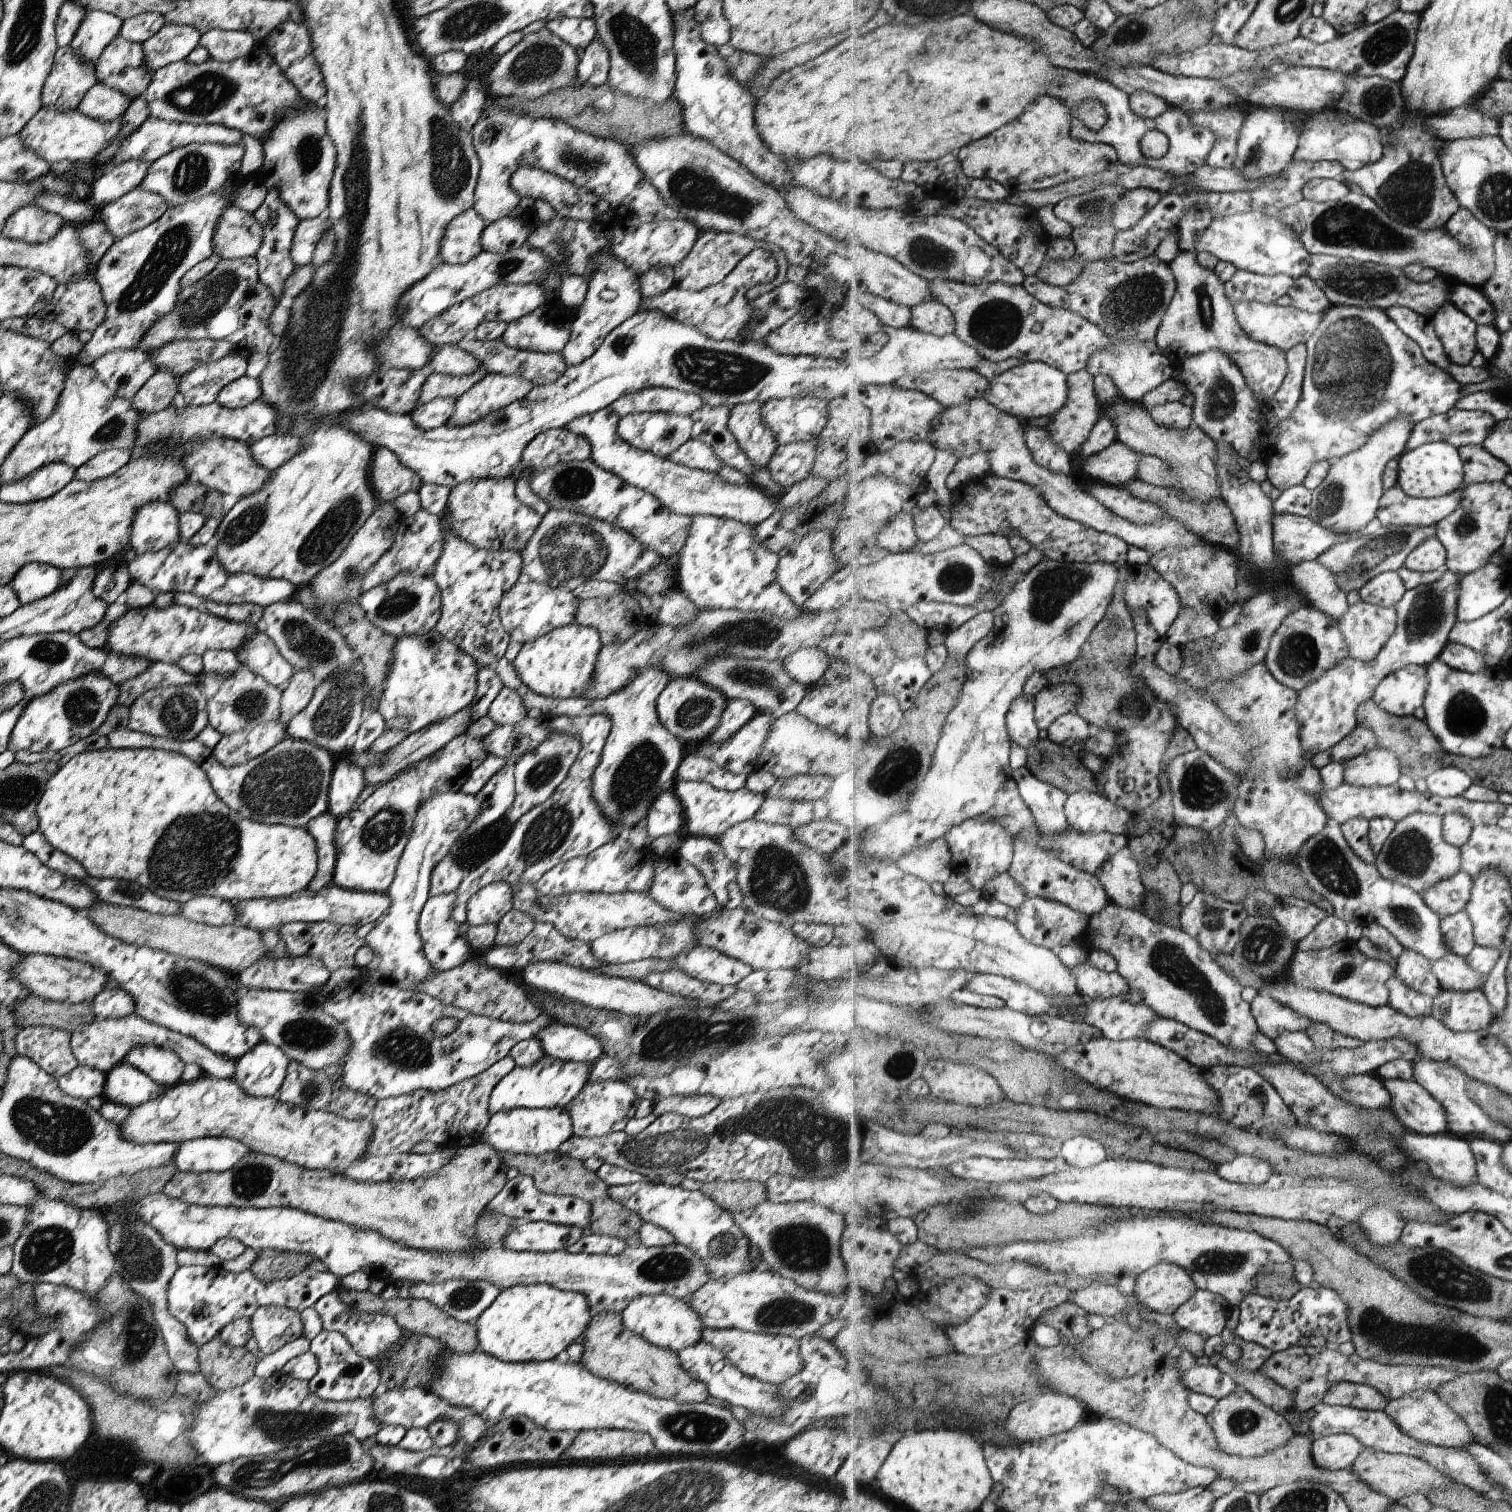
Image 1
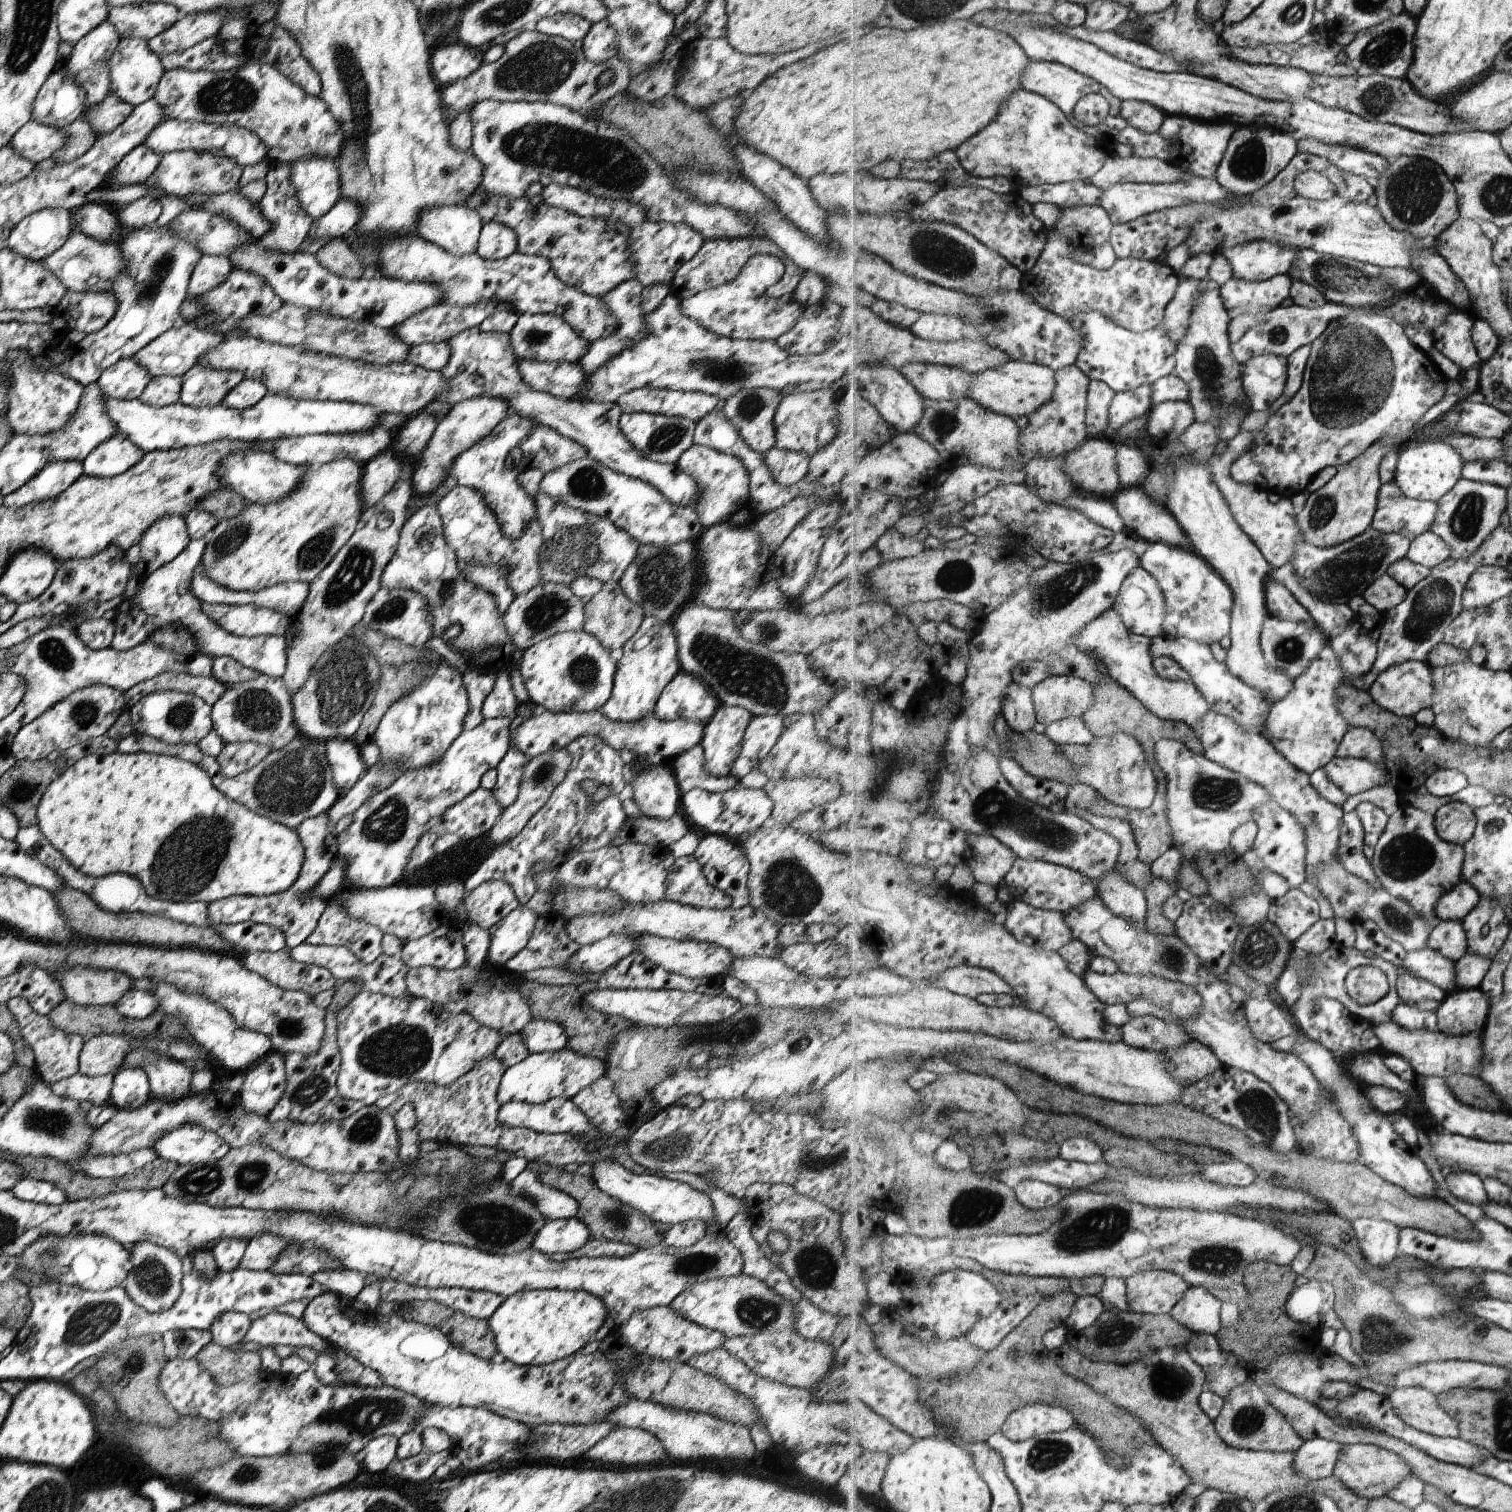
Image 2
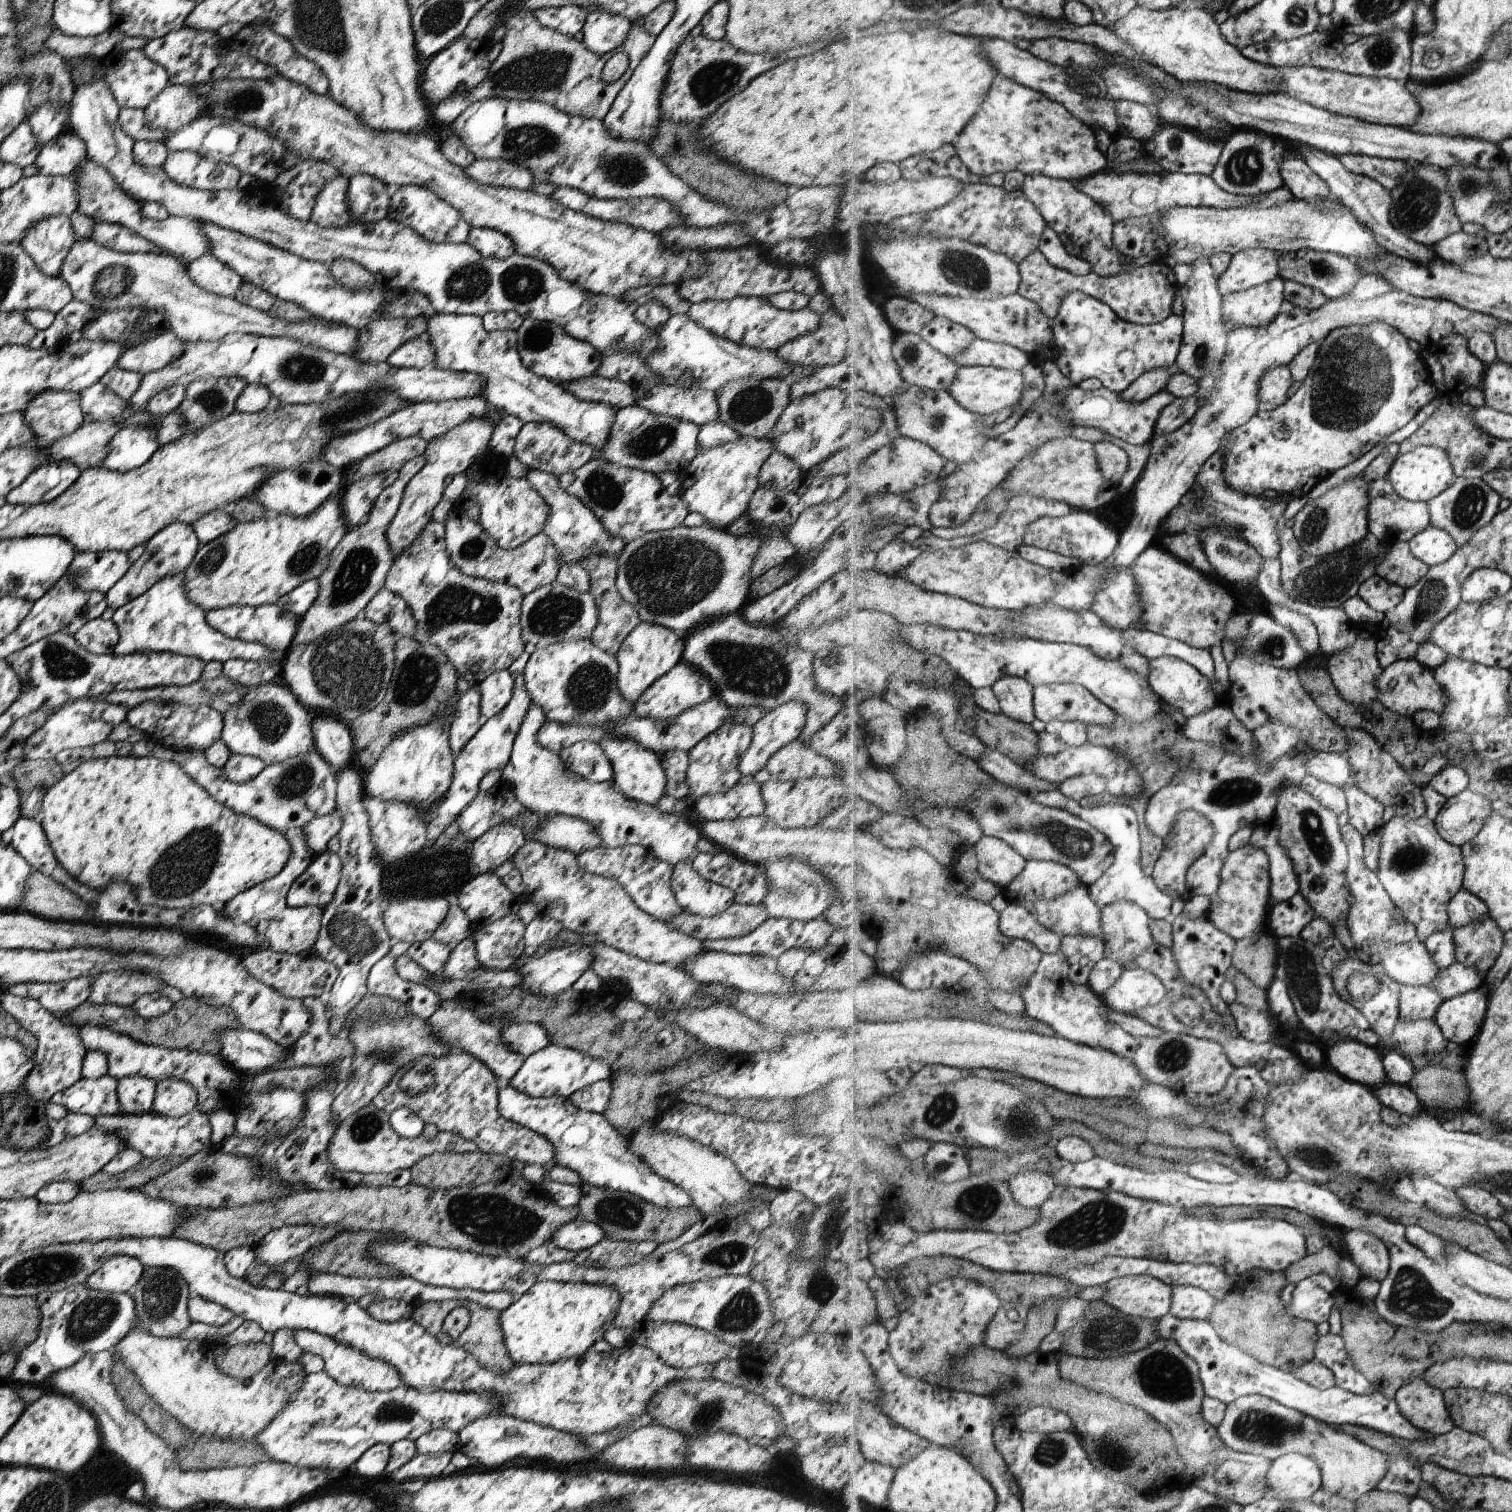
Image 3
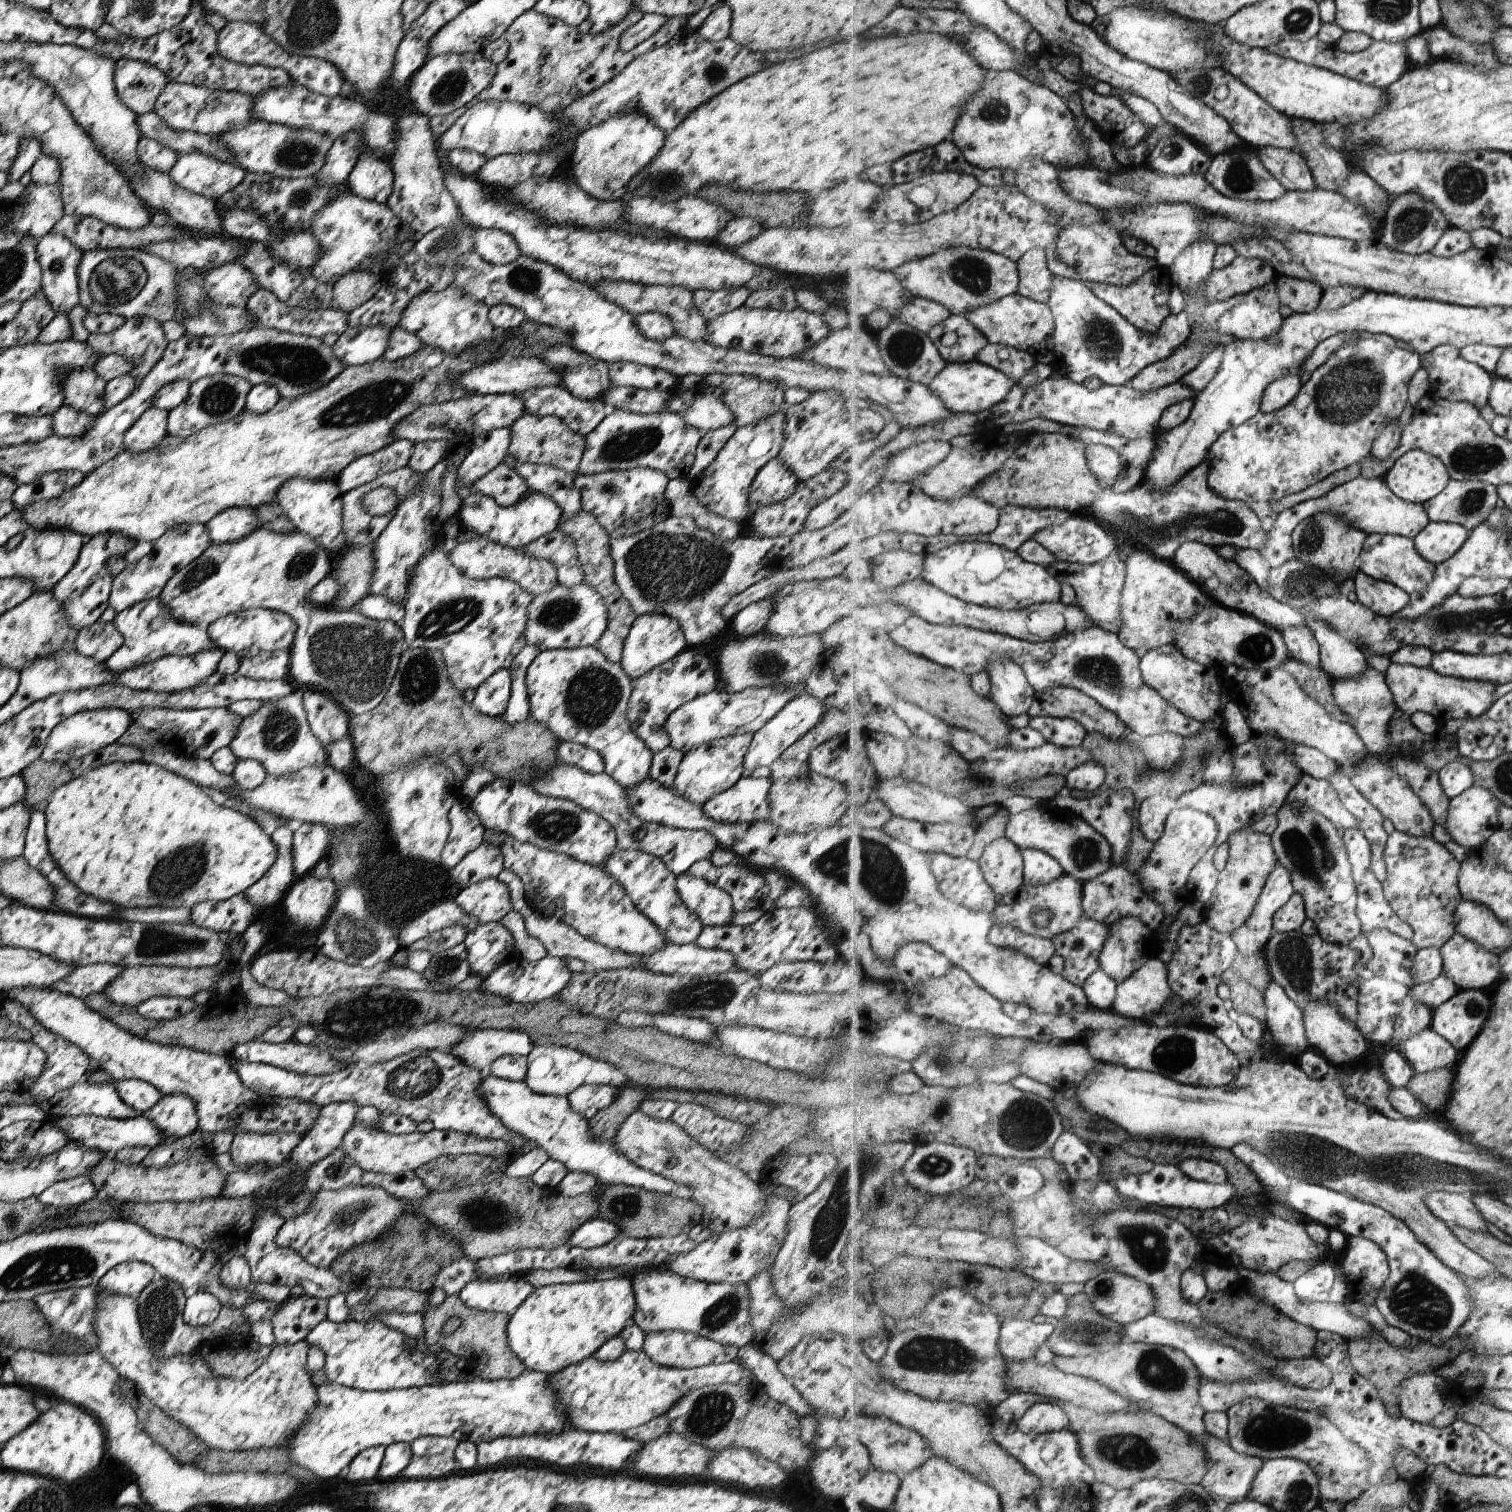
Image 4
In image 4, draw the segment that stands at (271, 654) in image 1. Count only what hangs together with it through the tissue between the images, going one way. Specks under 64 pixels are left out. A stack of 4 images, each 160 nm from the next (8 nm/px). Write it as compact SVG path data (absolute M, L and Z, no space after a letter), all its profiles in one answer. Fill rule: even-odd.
M159 596L137 602L137 604L125 608L121 612L115 613L112 624L115 631L123 638L123 641L119 649L115 650L113 655L105 660L105 668L109 672L123 672L123 670L135 668L135 666L141 664L154 662L157 658L163 656L191 656L201 652L201 650L207 650L207 648L217 648L215 642L207 636L205 630L200 630L199 626L195 626L195 624L175 620L169 614L169 610L159 602ZM155 618L161 618L163 624L159 624L157 630L151 630L149 624Z

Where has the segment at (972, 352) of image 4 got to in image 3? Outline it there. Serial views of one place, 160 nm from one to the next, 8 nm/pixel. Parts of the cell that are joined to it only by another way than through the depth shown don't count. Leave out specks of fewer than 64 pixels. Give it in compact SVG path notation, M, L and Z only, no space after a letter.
M945 317L933 318L933 322L921 330L920 336L947 357L965 352L978 338L967 326Z

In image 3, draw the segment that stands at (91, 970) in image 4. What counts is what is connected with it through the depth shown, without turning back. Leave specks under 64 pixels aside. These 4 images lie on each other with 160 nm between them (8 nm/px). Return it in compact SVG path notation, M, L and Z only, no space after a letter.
M77 977L67 982L19 983L8 987L5 992L22 997L31 997L53 1016L61 1018L72 1011L89 996L92 977Z

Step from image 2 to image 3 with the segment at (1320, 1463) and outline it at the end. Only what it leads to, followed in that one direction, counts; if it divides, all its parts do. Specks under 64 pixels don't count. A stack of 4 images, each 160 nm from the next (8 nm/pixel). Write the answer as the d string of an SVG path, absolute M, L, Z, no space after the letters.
M1287 1453L1276 1458L1267 1473L1269 1492L1284 1501L1310 1500L1322 1488L1320 1464L1309 1455Z

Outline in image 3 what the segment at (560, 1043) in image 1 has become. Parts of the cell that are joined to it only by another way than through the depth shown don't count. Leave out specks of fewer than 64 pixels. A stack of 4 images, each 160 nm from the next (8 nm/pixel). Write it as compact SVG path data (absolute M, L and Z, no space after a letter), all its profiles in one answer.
M531 1022L511 1023L509 1026L499 1027L501 1042L515 1050L523 1058L545 1048L549 1044L547 1032L541 1024Z

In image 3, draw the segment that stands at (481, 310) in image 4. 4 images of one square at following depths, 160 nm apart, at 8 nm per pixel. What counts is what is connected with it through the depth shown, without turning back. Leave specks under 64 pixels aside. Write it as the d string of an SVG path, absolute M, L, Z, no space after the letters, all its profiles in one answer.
M449 313L425 314L424 337L434 350L433 366L452 371L472 372L485 379L481 396L499 413L513 415L522 423L551 423L570 439L591 445L597 450L606 439L616 409L610 404L579 400L559 383L533 374L520 361L516 349L516 331L486 331L477 315Z

